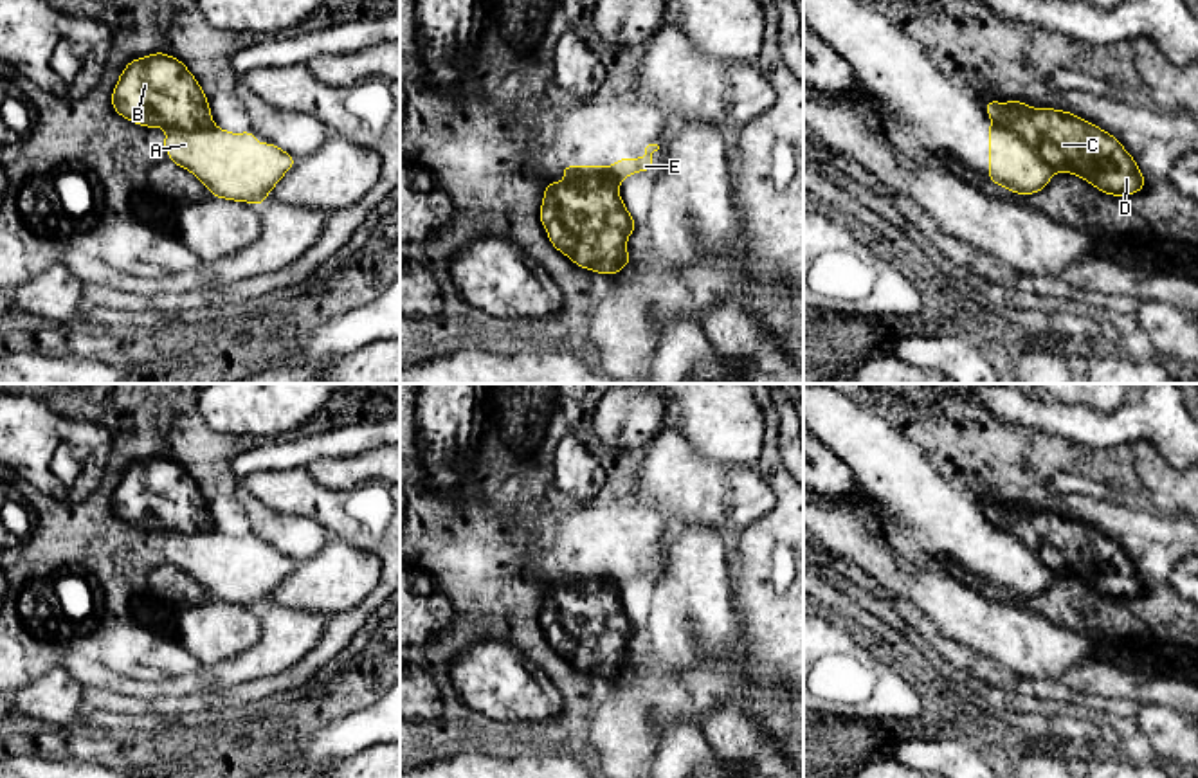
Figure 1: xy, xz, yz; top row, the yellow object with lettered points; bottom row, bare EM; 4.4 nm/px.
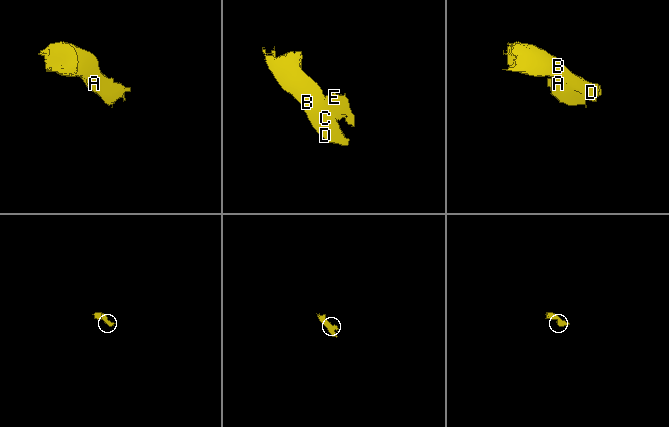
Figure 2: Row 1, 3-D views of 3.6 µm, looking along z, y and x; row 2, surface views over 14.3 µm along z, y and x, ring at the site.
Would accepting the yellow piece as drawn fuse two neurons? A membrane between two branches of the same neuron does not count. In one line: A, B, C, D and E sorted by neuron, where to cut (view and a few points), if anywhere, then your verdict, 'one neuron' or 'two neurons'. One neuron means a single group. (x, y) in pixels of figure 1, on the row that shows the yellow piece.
A E / B C D; cut in yz along (993, 119), (1013, 128), (1054, 171); two neurons

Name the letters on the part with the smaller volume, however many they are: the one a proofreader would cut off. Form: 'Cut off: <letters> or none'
Cut off: A, E

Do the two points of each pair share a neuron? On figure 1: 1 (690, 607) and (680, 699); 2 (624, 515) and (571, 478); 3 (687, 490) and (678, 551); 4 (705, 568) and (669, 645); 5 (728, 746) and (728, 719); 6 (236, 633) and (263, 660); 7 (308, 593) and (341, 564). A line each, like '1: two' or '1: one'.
1: two
2: two
3: two
4: one
5: one
6: two
7: one

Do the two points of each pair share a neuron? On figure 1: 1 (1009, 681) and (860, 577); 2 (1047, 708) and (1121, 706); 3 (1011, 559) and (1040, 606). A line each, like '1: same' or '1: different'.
1: same
2: different
3: different

